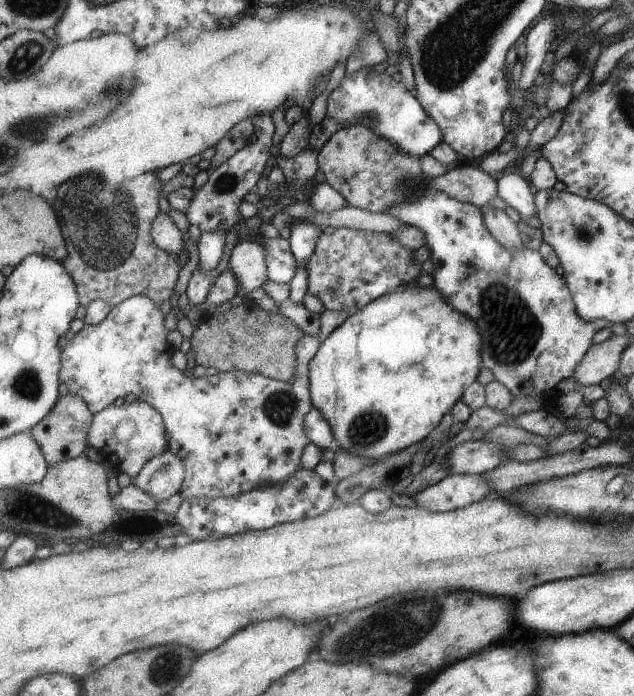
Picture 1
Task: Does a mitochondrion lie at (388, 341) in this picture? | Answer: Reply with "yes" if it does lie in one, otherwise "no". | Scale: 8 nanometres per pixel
no

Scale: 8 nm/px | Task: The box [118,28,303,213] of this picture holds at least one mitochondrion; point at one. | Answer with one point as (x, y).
(227, 183)

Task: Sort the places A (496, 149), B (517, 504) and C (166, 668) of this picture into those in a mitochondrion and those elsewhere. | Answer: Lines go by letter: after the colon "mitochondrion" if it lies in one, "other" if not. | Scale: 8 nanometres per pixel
A: other
B: other
C: mitochondrion

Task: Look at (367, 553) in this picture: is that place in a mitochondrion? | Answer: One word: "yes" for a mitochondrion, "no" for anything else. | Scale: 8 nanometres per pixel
no

